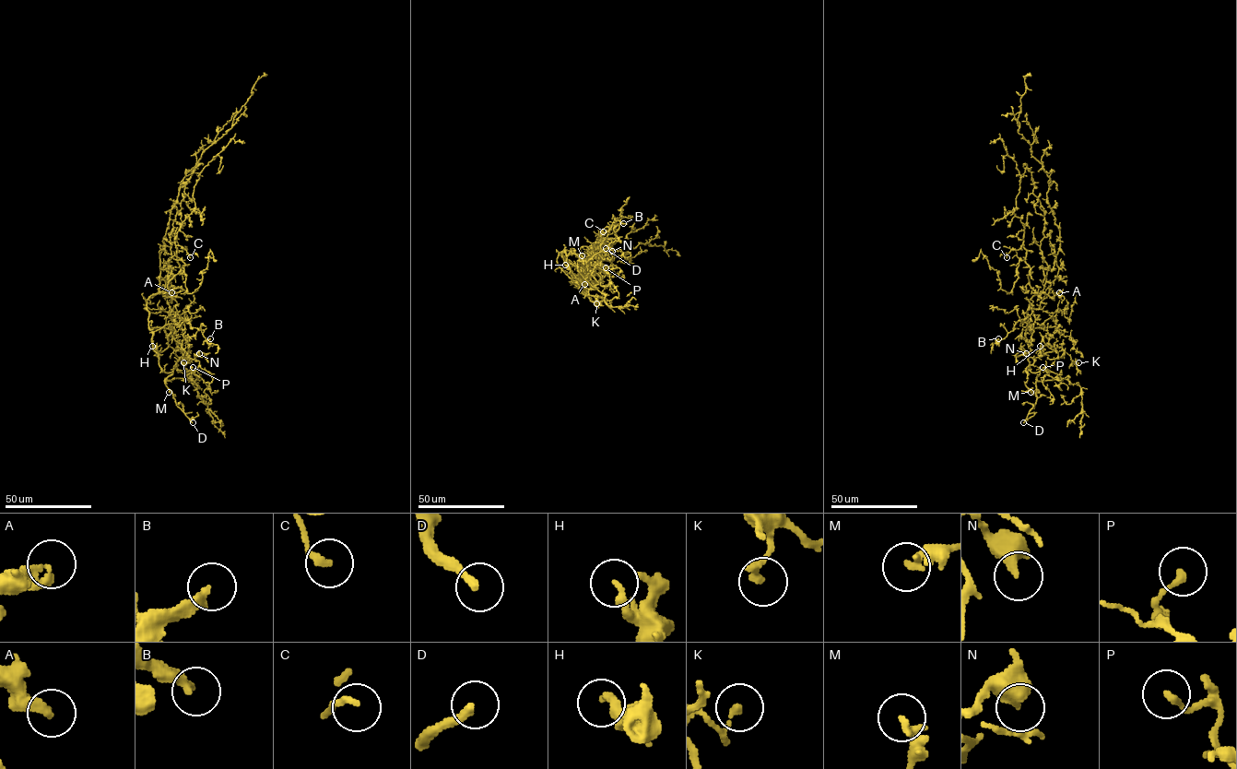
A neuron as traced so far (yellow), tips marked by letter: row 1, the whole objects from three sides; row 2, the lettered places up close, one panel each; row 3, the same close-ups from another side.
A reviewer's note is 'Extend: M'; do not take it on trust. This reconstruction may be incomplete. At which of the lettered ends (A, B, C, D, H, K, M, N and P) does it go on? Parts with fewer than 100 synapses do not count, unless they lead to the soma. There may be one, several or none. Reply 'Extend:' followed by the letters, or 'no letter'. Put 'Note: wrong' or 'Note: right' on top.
Note: wrong
Extend: D

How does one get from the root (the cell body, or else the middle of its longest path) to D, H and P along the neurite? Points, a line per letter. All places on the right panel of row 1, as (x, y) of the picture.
D: (1046, 297), (1040, 309), (1027, 311), (1029, 369), (1040, 372), (1036, 402), (1023, 422)
H: (1046, 297), (1042, 301), (1040, 309), (1027, 311), (1026, 342), (1031, 349), (1040, 350), (1040, 346)
P: (1046, 297), (1040, 309), (1027, 311), (1029, 369), (1038, 372), (1044, 368), (1061, 380), (1049, 375), (1042, 367)

